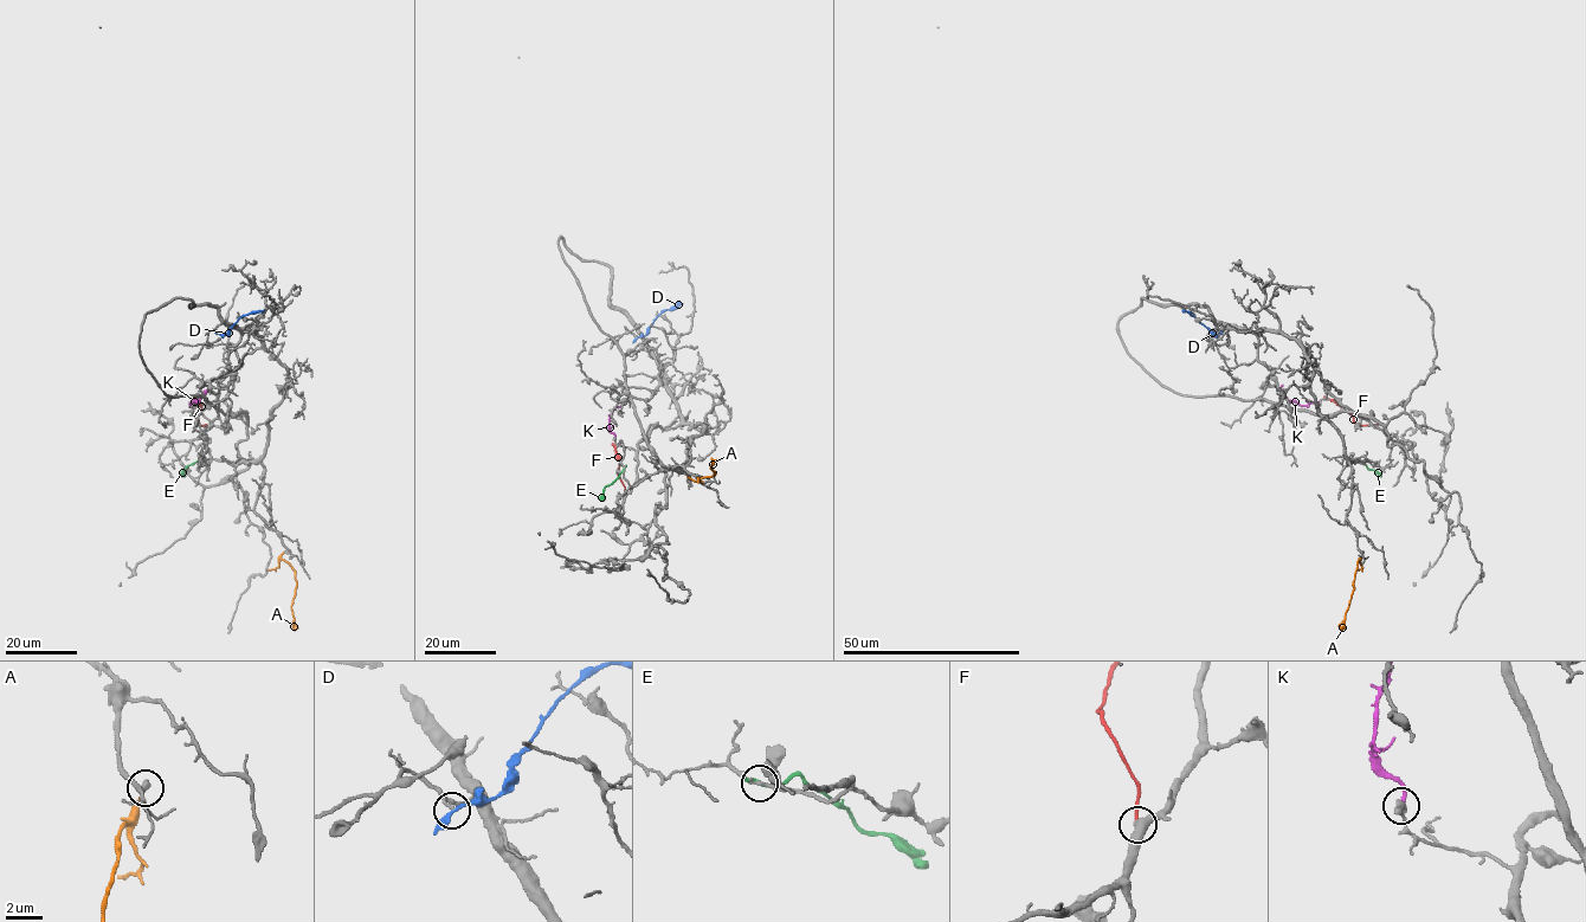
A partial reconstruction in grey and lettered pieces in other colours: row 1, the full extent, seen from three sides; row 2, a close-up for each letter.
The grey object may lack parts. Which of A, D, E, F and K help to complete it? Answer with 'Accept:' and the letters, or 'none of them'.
Accept: A

